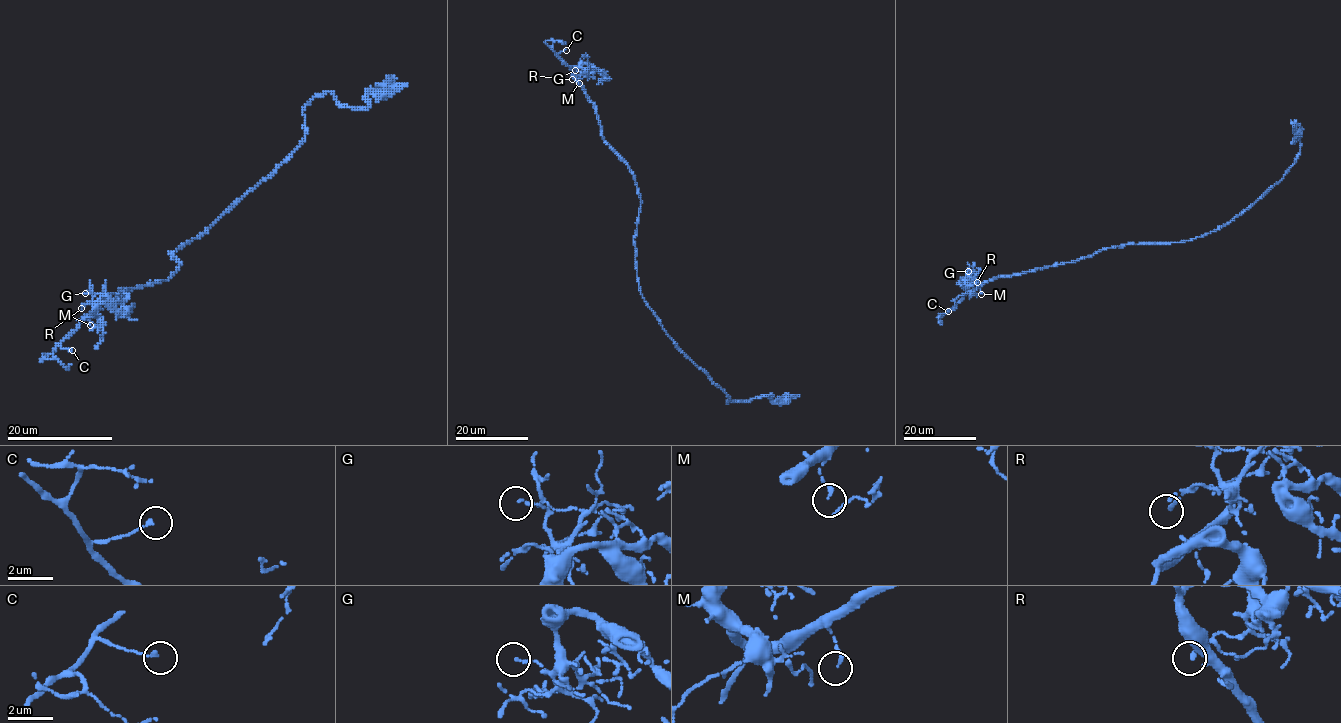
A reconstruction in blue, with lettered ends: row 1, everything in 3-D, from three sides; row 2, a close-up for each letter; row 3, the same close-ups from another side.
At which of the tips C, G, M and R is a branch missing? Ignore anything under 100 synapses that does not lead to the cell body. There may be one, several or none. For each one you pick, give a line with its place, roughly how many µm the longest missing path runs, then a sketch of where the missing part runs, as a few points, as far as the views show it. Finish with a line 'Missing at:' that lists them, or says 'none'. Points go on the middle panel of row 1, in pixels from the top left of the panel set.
Missing at: none

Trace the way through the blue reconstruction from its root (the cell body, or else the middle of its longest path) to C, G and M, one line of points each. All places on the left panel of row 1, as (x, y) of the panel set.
C: (174, 252), (169, 253), (180, 265), (165, 281), (128, 287), (81, 320), (58, 345), (72, 350)
G: (174, 252), (169, 253), (180, 265), (165, 281), (128, 287), (80, 320), (96, 307), (92, 294), (85, 293)
M: (174, 252), (169, 253), (180, 265), (165, 281), (128, 287), (118, 298), (107, 299), (88, 319), (90, 325)

